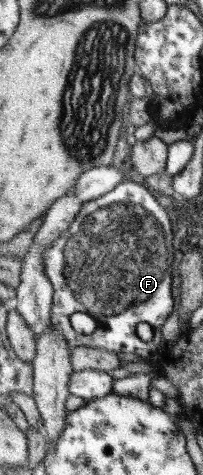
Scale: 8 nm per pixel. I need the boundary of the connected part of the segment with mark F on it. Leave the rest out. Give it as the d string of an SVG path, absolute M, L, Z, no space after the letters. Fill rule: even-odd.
M124 180L124 182L116 186L114 190L104 193L102 196L90 200L90 202L86 202L80 212L76 214L75 222L70 226L70 229L64 231L64 234L62 234L60 238L56 238L56 242L46 250L46 254L44 254L44 269L46 269L46 275L48 275L48 279L52 281L52 286L54 287L53 308L49 328L52 329L52 333L64 333L72 348L104 348L115 353L132 352L140 355L142 358L153 356L160 350L162 337L164 337L162 327L164 327L170 315L174 313L174 308L176 308L176 300L174 300L174 294L172 294L172 272L174 272L172 262L174 262L174 234L172 234L172 220L170 220L168 210L162 208L162 206L158 204L158 200L154 198L154 194L150 194L144 186L130 180ZM76 312L85 312L95 319L97 327L92 333L78 334L78 332L74 330L74 326L72 326L72 322L70 322L70 316L76 314ZM140 322L146 322L153 328L154 337L150 342L144 342L144 340L138 336L138 330L136 330L135 326L138 326Z

